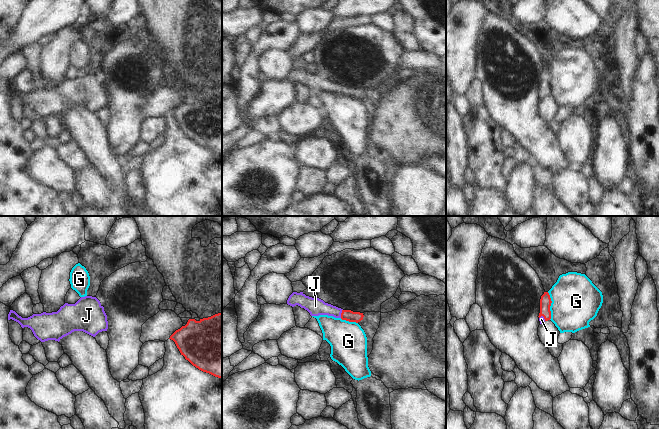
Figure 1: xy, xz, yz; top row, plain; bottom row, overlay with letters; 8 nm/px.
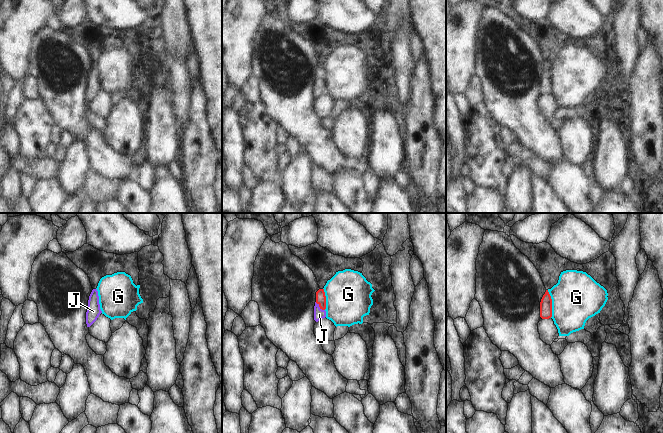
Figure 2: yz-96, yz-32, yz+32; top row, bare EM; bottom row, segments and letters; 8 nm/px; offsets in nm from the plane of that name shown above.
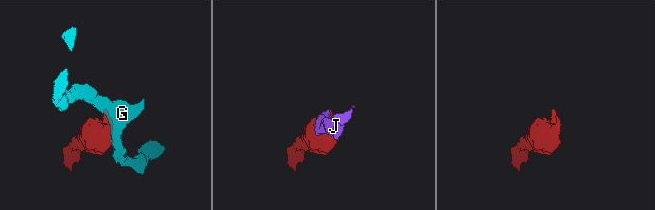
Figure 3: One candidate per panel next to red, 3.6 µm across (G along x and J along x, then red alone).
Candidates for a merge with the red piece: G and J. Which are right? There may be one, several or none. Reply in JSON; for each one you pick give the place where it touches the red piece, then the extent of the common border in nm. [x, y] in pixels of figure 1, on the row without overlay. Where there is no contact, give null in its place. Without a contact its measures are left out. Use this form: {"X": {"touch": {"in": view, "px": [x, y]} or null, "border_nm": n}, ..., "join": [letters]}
{"J": {"touch": {"in": "xz", "px": [341, 89]}, "border_nm": 70}, "join": ["J"]}

